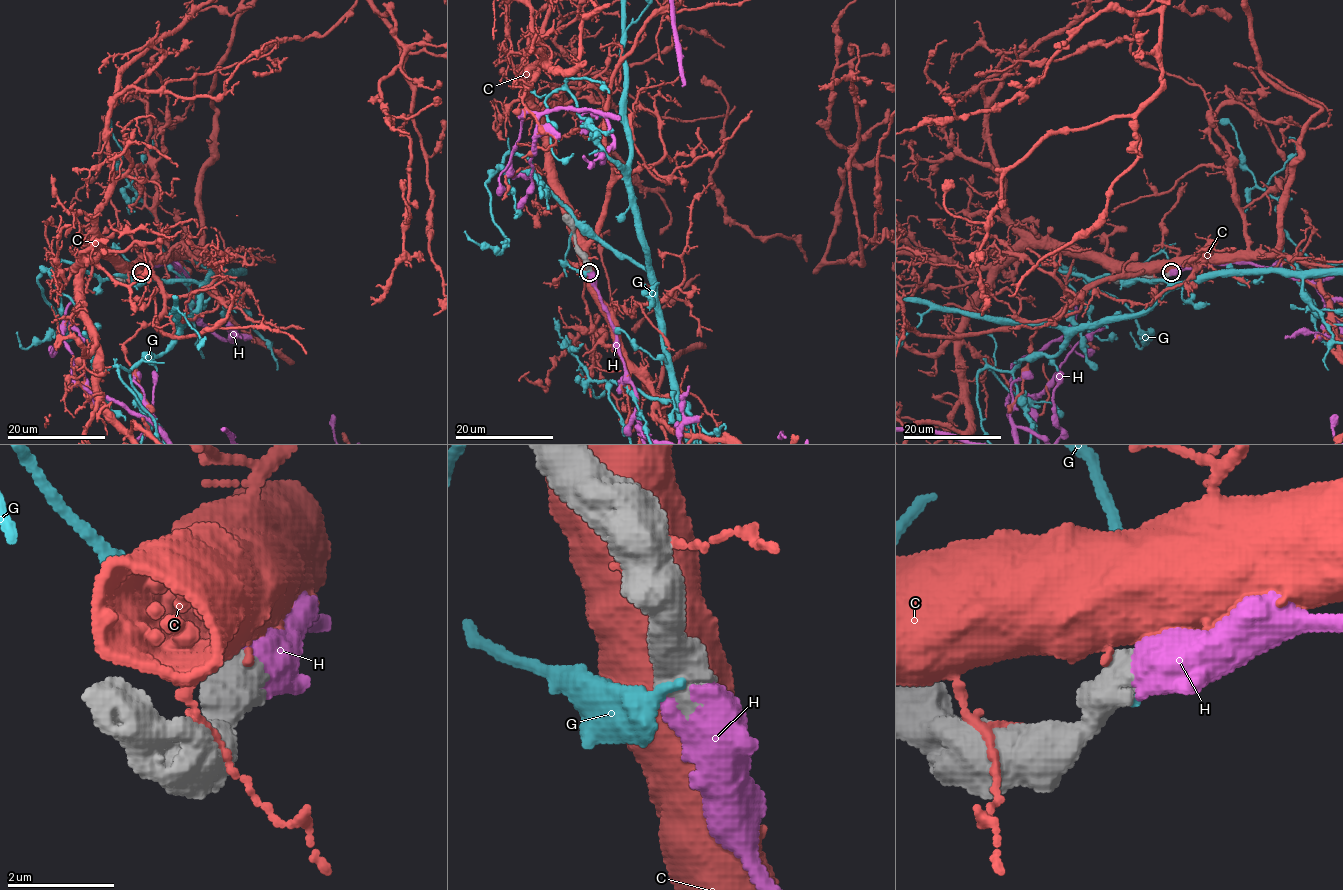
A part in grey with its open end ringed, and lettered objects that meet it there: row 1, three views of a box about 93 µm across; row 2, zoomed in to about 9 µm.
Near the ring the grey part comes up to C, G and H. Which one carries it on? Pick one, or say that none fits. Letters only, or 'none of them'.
H

